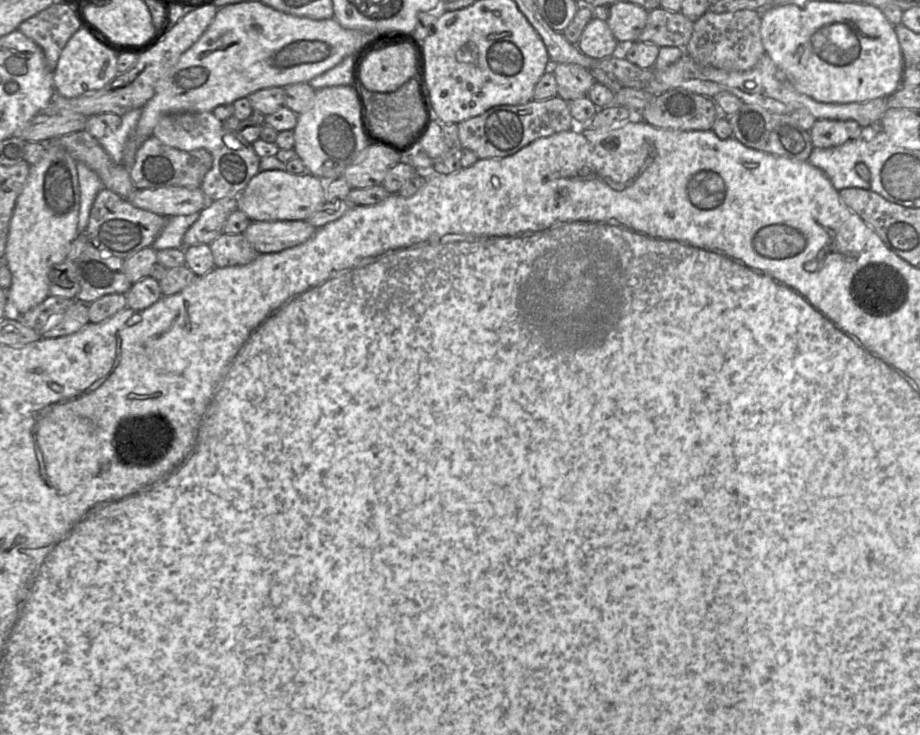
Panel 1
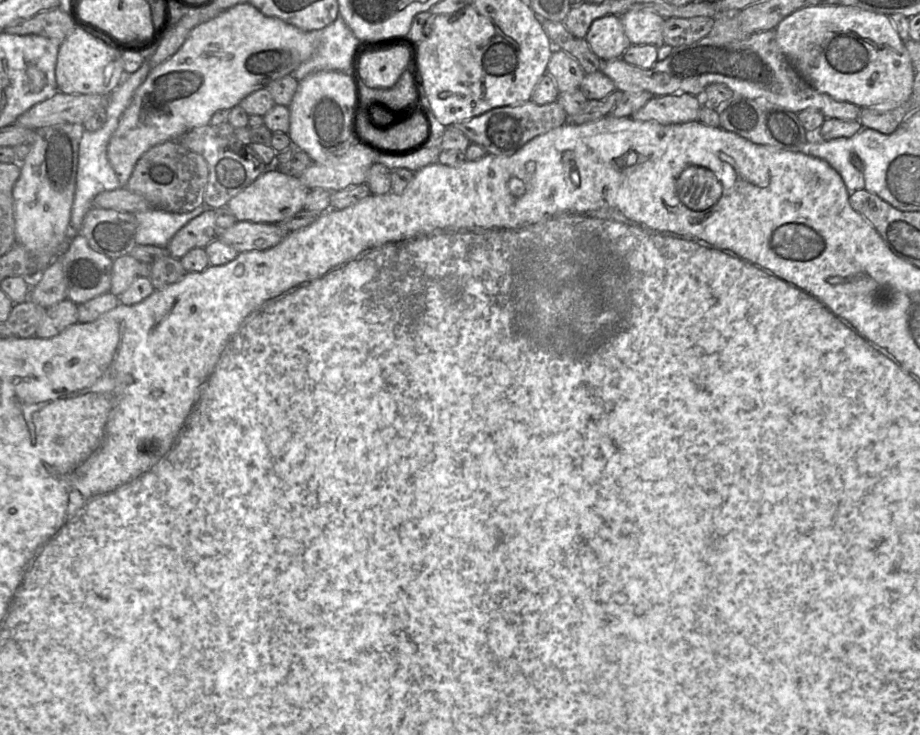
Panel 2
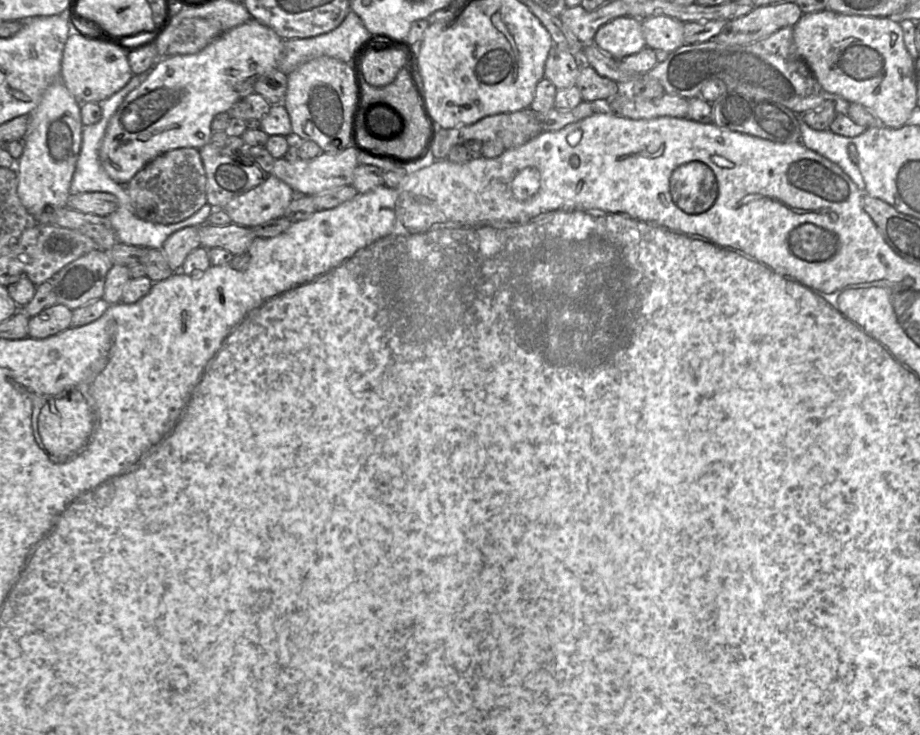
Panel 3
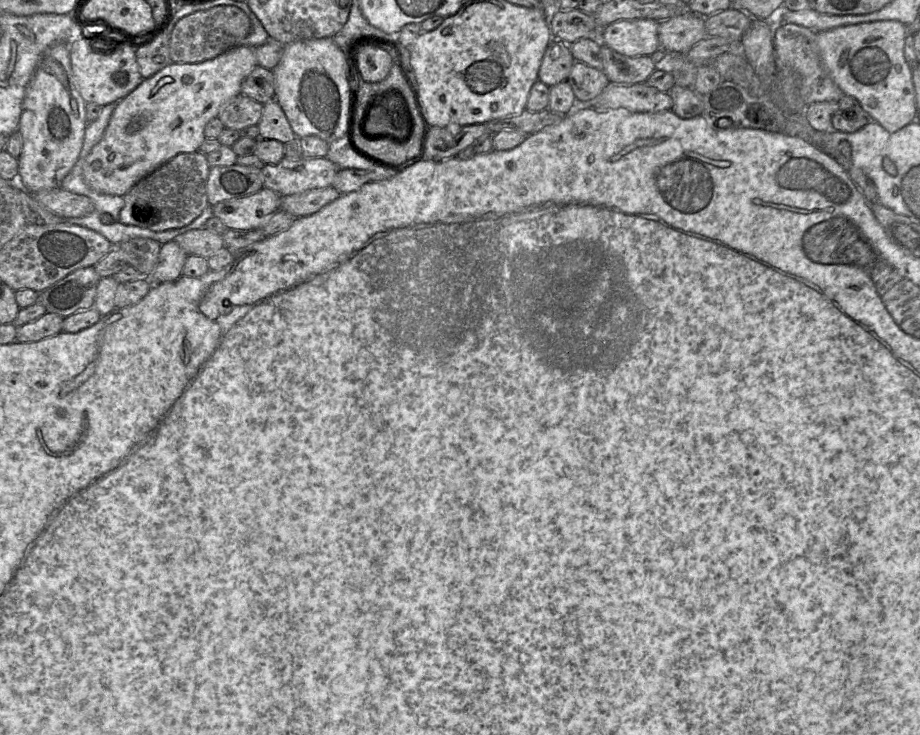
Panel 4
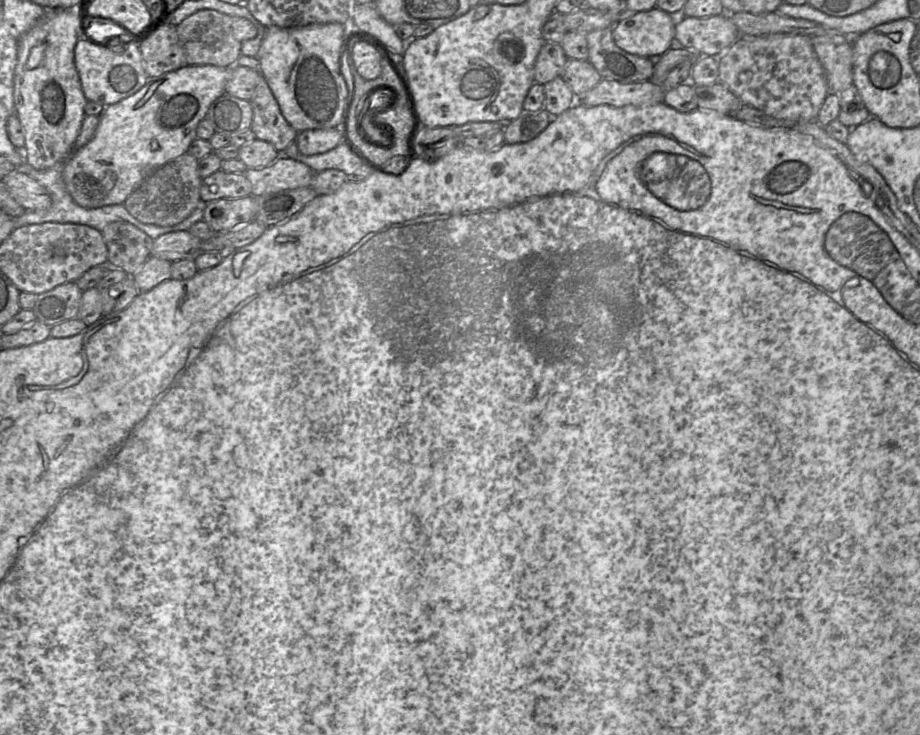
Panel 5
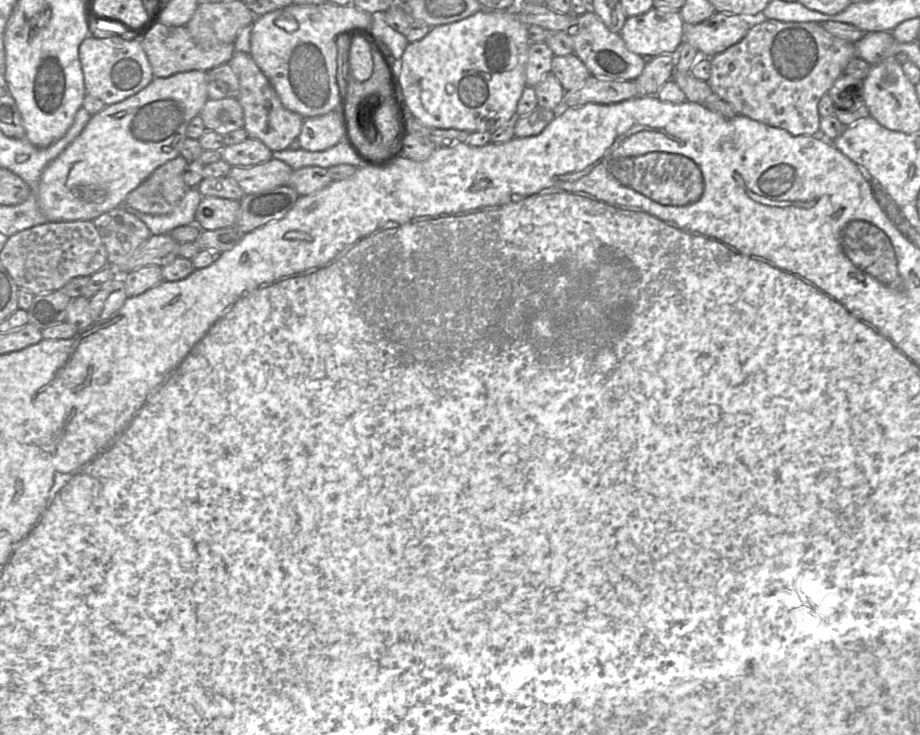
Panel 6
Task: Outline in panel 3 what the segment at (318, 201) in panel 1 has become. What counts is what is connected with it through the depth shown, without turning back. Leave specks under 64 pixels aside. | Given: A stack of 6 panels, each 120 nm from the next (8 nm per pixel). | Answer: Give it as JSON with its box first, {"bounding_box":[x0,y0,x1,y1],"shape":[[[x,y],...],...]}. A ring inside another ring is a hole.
{"bounding_box":[222,175,295,227],"shape":[[[269,175],[263,183],[233,198],[222,209],[230,216],[233,223],[244,227],[256,227],[283,217],[295,197],[294,190],[288,184],[274,175]]]}

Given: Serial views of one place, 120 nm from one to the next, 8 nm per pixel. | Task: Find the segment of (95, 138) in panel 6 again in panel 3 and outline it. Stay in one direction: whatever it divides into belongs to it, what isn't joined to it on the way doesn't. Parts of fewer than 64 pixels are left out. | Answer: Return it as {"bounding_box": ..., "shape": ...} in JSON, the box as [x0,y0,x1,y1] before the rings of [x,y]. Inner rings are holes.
{"bounding_box":[99,18,283,187],"shape":[[[251,18],[222,33],[198,53],[173,55],[160,60],[146,80],[125,97],[108,123],[99,151],[105,172],[126,187],[135,174],[157,156],[177,148],[200,149],[208,144],[214,116],[227,112],[237,101],[255,92],[256,80],[278,69],[282,51],[283,39],[273,29]]]}

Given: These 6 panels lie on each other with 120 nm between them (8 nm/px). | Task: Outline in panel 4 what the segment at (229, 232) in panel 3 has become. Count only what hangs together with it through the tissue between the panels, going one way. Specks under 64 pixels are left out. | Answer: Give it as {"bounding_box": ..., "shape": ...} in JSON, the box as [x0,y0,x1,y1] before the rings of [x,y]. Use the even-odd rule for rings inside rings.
{"bounding_box":[174,228,225,259],"shape":[[[206,228],[188,231],[174,240],[188,255],[198,255],[206,259],[225,248],[223,236]]]}

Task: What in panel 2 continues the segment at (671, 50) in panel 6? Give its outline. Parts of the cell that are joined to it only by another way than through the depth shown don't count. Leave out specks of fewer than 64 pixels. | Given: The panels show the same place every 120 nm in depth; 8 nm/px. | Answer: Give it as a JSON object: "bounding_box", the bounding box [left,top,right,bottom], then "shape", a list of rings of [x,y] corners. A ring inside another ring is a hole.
{"bounding_box":[584,15,632,61],"shape":[[[615,15],[594,20],[584,39],[601,61],[621,58],[632,45],[624,32],[620,17]]]}

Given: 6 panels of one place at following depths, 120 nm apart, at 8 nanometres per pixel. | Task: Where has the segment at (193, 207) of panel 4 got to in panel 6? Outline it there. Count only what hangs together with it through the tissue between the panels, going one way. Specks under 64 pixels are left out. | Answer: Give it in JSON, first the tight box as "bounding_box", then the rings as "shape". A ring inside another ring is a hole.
{"bounding_box":[125,156,189,214],"shape":[[[183,156],[164,163],[128,194],[125,204],[145,214],[169,214],[189,189],[183,179],[188,164]]]}

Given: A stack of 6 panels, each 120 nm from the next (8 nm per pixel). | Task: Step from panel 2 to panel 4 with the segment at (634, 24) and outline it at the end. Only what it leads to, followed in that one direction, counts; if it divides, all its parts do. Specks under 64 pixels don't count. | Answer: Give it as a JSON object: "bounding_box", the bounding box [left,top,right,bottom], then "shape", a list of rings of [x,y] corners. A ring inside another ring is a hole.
{"bounding_box":[659,10,707,53],"shape":[[[687,10],[659,22],[660,48],[667,53],[685,53],[707,37],[705,17]]]}

